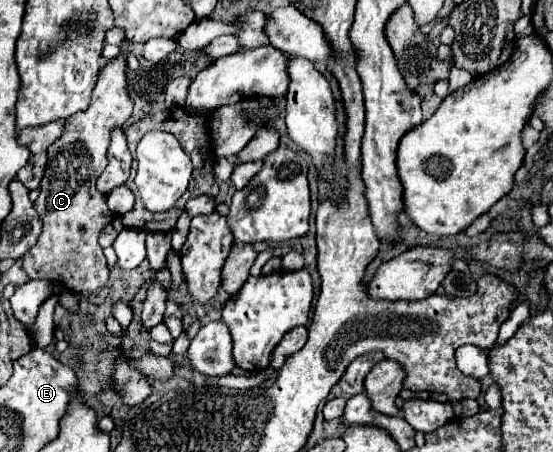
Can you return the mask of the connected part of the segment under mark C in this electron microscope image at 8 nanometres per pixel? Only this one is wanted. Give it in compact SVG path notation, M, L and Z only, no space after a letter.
M124 48L124 52L118 58L110 60L100 70L98 84L92 92L88 110L66 118L64 136L60 136L60 140L56 140L48 148L48 166L40 184L40 196L34 202L34 208L44 222L44 230L40 234L38 244L24 256L24 262L22 262L22 270L28 274L30 280L60 282L68 290L84 292L84 294L92 294L108 284L108 268L106 268L104 252L98 244L98 234L102 232L106 224L114 220L114 214L106 206L106 194L96 190L96 180L106 168L106 150L110 144L112 130L122 126L132 114L132 102L126 92L126 56L128 56L128 48Z

